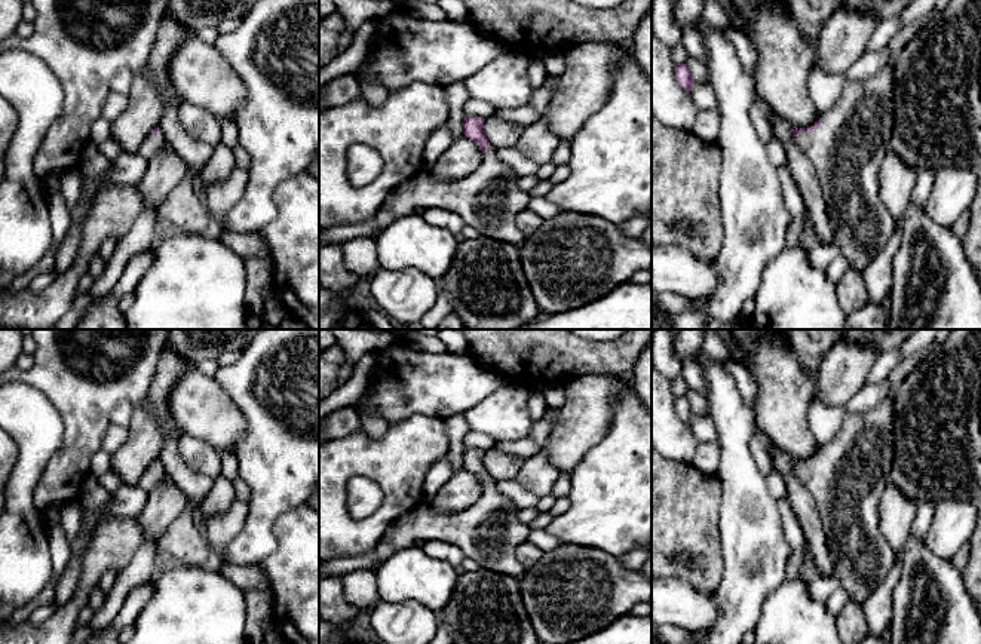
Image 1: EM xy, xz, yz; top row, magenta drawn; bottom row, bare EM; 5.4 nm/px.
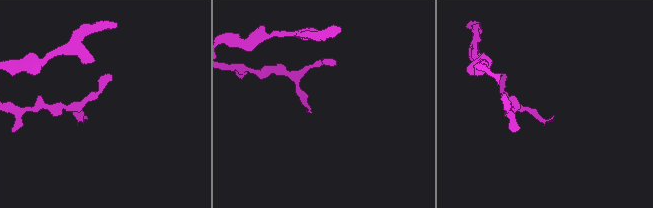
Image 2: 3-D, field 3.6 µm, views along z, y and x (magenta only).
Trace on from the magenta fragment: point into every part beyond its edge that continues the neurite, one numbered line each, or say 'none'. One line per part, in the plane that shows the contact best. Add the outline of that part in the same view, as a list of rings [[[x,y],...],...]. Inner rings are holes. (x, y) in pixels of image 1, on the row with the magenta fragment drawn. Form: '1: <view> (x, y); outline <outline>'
1: yz (848, 149); outline [[[895,56],[874,77],[846,82],[839,101],[818,117],[815,132],[794,138],[816,171],[834,242],[859,273],[893,234],[896,221],[882,202],[879,172],[889,150],[895,119]]]

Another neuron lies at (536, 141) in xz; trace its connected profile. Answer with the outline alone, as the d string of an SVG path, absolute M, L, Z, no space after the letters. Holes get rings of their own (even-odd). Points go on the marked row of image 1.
M543 113L536 123L524 128L515 147L528 159L545 165L552 160L560 141L561 139L548 128L548 114Z

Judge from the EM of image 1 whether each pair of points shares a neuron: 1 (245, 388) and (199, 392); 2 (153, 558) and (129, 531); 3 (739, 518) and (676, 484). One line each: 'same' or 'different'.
1: different
2: different
3: different

